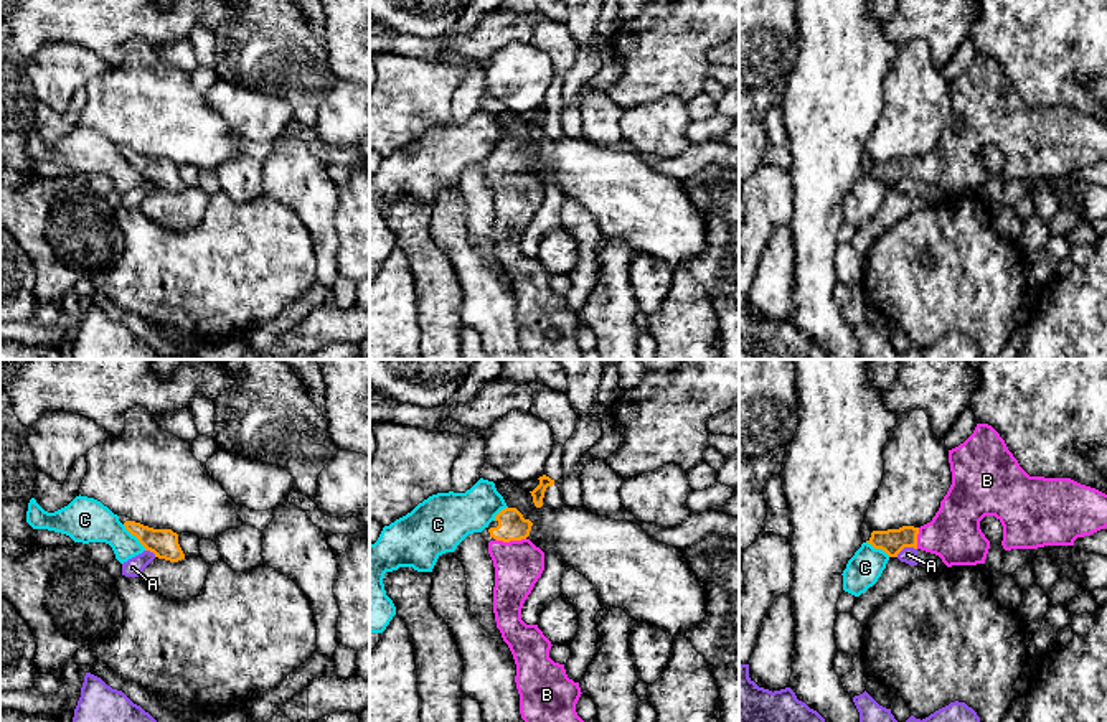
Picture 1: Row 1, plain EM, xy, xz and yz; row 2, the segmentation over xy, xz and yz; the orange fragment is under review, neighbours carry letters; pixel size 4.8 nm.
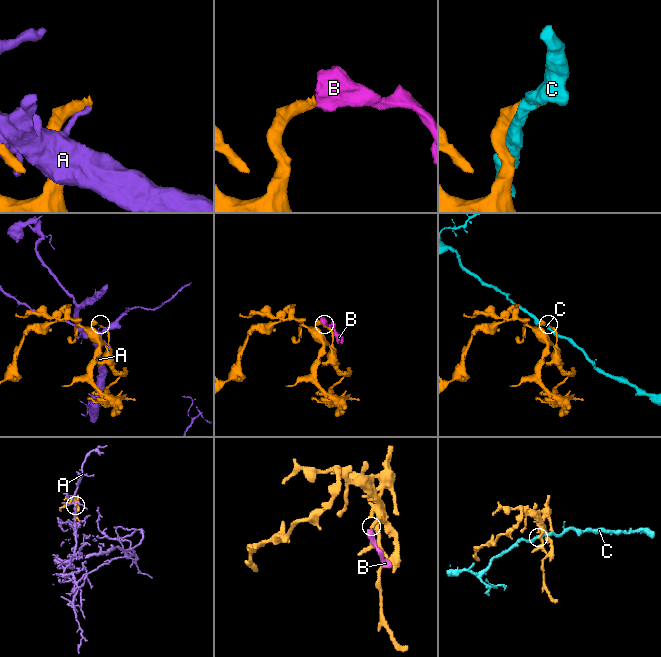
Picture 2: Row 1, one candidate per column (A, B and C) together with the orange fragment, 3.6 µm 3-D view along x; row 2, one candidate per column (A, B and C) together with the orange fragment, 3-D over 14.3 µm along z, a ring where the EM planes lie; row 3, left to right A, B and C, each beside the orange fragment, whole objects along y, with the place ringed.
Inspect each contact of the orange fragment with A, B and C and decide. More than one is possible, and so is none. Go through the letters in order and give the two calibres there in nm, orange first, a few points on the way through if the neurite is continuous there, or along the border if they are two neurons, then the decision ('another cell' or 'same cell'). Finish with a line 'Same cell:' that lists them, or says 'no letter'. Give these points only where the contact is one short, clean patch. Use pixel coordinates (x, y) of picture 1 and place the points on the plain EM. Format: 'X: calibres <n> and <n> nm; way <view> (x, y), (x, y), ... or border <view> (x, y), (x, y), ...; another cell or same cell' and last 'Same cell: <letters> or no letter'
A: calibres 120 and 80 nm; another cell
B: calibres 140 and 240 nm; way xz (512, 157), (510, 170), (510, 182), (518, 195); same cell
C: calibres 140 and 220 nm; another cell
Same cell: B

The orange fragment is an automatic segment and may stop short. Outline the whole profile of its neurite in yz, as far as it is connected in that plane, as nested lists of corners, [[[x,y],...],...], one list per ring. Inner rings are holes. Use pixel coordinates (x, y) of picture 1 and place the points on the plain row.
[[[977,54],[963,74],[949,81],[949,94],[952,115],[930,153],[921,158],[873,162],[866,173],[889,188],[897,188],[904,178],[921,180],[939,186],[952,198],[985,195],[990,180],[990,171],[980,160],[985,147],[995,147],[1001,153],[1005,181],[1074,176],[1077,168],[1107,158],[1105,124],[1071,109],[1029,107],[988,54]]]

